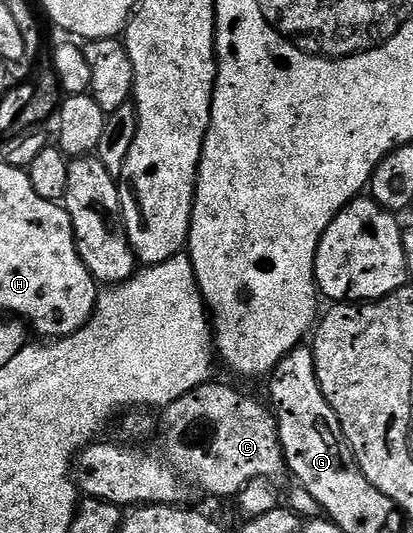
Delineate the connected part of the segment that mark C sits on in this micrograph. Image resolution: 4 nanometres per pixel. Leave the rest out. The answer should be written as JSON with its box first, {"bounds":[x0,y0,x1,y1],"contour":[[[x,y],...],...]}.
{"bounds":[73,382,285,506],"contour":[[[208,382],[199,388],[194,388],[189,394],[185,394],[181,398],[177,398],[172,404],[168,404],[161,416],[161,427],[158,429],[157,435],[154,437],[152,448],[139,448],[143,446],[127,446],[131,448],[122,448],[119,444],[99,444],[100,442],[92,442],[75,457],[73,461],[73,479],[77,485],[78,491],[84,497],[93,500],[104,500],[110,504],[120,506],[142,506],[145,504],[169,504],[172,506],[182,505],[187,502],[194,488],[200,488],[203,492],[208,492],[211,496],[230,496],[234,497],[243,488],[246,487],[251,480],[268,480],[273,476],[284,475],[285,461],[283,458],[283,447],[279,441],[279,426],[276,417],[270,411],[266,412],[257,401],[251,396],[246,396],[243,392],[238,392],[235,388],[230,388],[227,384],[215,384],[216,382]]]}

